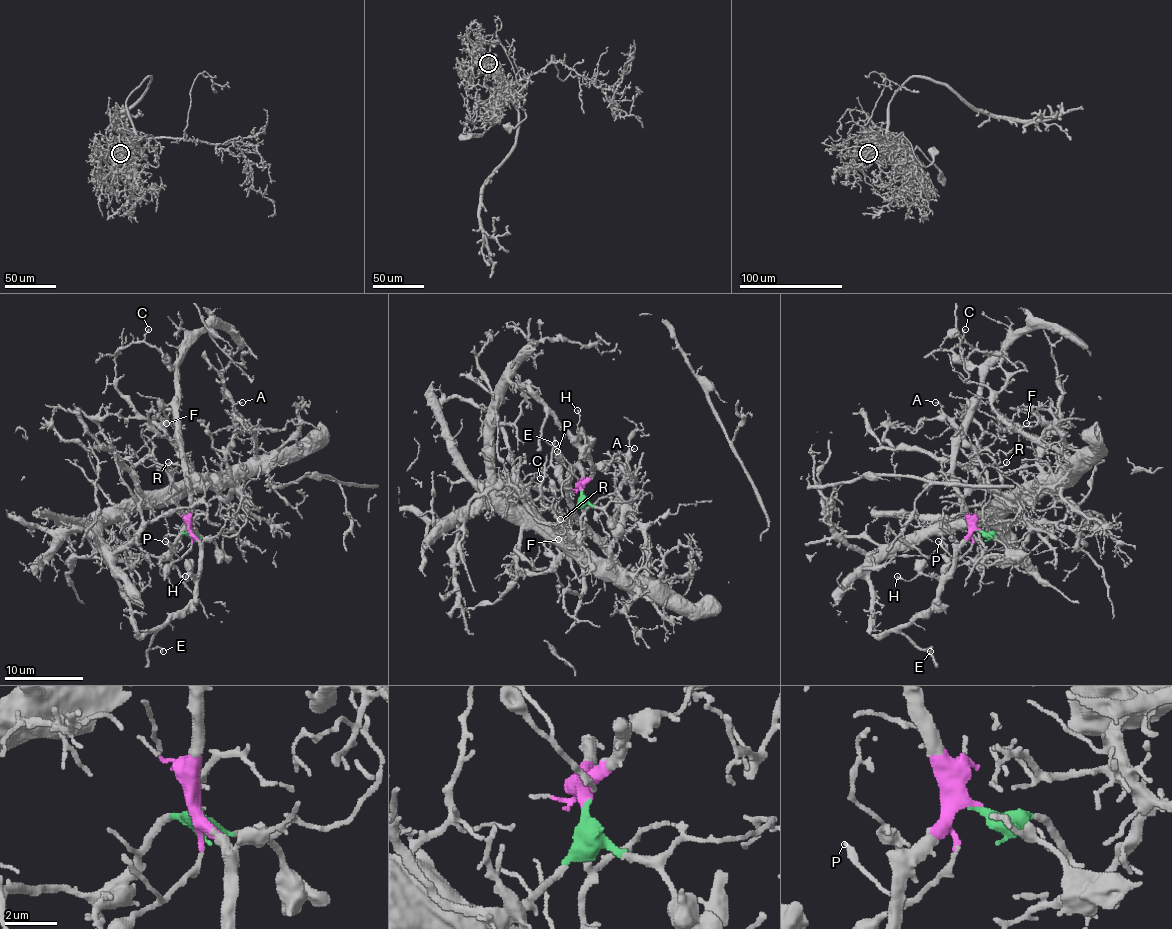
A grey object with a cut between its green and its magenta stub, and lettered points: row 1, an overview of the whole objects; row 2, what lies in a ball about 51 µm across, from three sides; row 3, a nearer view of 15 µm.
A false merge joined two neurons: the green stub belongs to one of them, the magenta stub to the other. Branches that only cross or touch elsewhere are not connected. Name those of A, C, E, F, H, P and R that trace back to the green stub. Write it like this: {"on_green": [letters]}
{"on_green": ["A", "F"]}

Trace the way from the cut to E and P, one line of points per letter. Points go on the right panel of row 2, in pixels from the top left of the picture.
E: (979, 529), (973, 531), (960, 549), (954, 574), (942, 592), (900, 630), (922, 649), (932, 647), (930, 651)
P: (979, 529), (971, 533), (971, 547), (958, 558), (938, 541)

